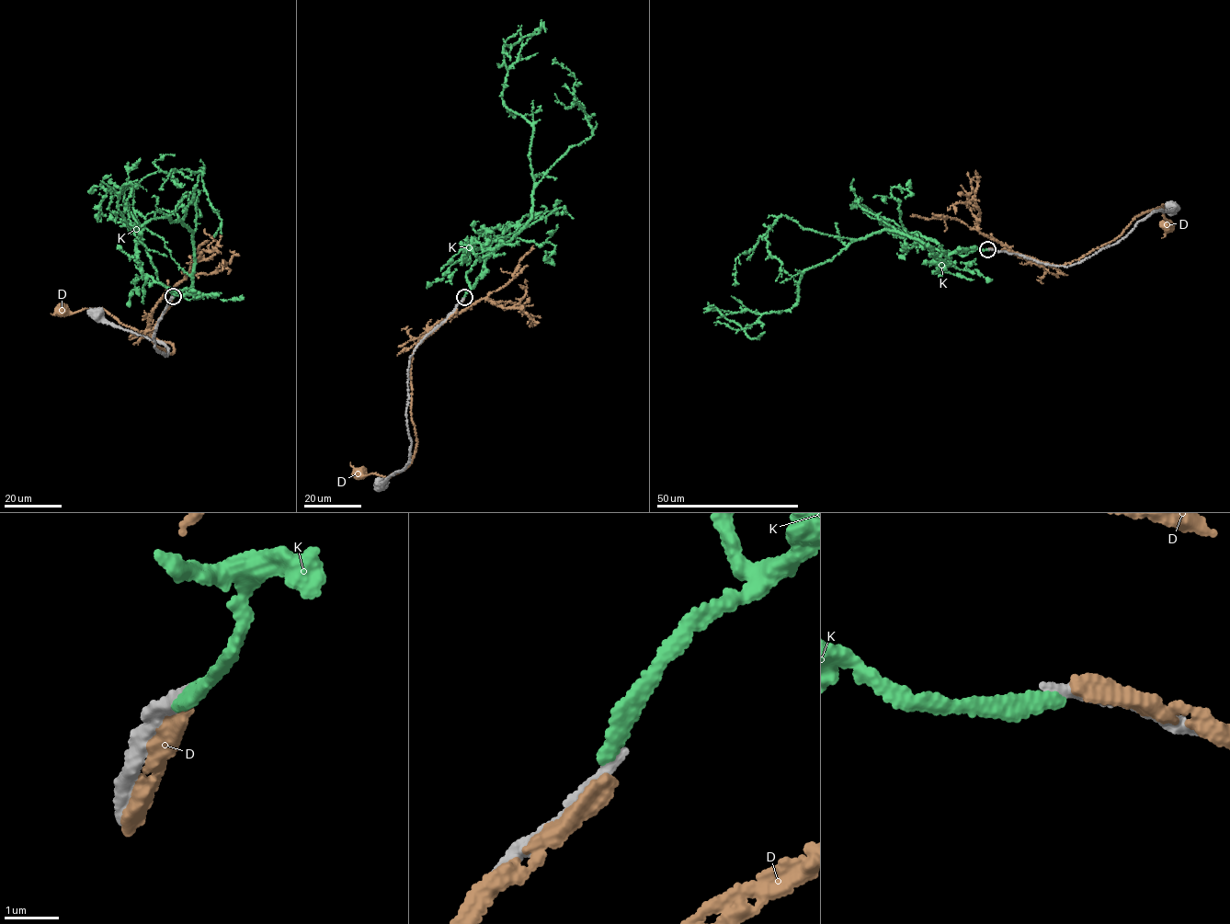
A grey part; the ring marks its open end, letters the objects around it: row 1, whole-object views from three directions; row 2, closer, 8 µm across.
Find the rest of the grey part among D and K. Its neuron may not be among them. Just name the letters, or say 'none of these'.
none of these

